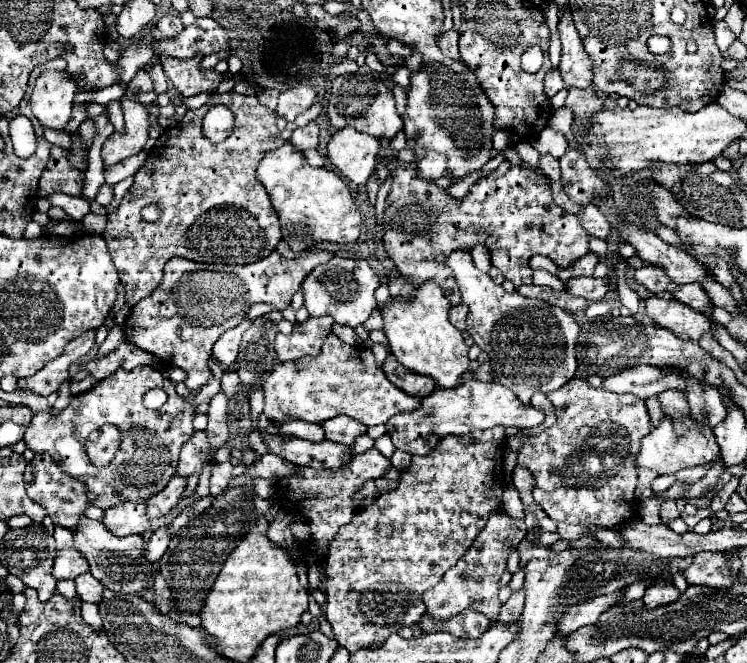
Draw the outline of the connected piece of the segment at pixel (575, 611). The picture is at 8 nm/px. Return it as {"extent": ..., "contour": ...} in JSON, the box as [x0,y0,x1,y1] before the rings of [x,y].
{"extent":[555,589,625,635],"contour":[[[617,589],[615,593],[607,593],[603,597],[589,597],[579,601],[579,605],[571,605],[571,609],[567,609],[567,613],[563,613],[563,617],[559,619],[559,625],[555,625],[559,629],[559,635],[571,635],[575,629],[593,625],[603,611],[623,599],[623,593],[625,589]]]}

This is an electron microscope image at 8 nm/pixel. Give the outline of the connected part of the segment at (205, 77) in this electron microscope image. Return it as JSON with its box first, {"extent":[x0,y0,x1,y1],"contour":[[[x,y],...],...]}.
{"extent":[161,55,221,95],"contour":[[[161,55],[161,65],[165,69],[165,75],[171,79],[171,83],[175,85],[175,89],[185,95],[197,95],[201,91],[215,91],[221,75],[215,73],[213,69],[209,71],[199,71],[199,61],[203,57],[191,57],[191,59],[179,59],[169,57],[168,55]]]}

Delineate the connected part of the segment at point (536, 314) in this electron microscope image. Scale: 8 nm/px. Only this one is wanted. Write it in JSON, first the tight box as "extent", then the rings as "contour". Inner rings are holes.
{"extent":[445,249,579,405],"contour":[[[457,249],[445,259],[445,265],[453,271],[463,303],[469,305],[467,331],[489,355],[493,373],[501,385],[507,385],[529,405],[533,393],[555,391],[575,375],[575,345],[579,335],[575,315],[539,299],[521,297],[517,291],[503,291],[501,285],[495,285],[487,273],[475,267],[471,249]]]}

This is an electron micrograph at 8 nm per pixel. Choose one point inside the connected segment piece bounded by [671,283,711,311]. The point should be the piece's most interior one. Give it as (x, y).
(692, 294)

